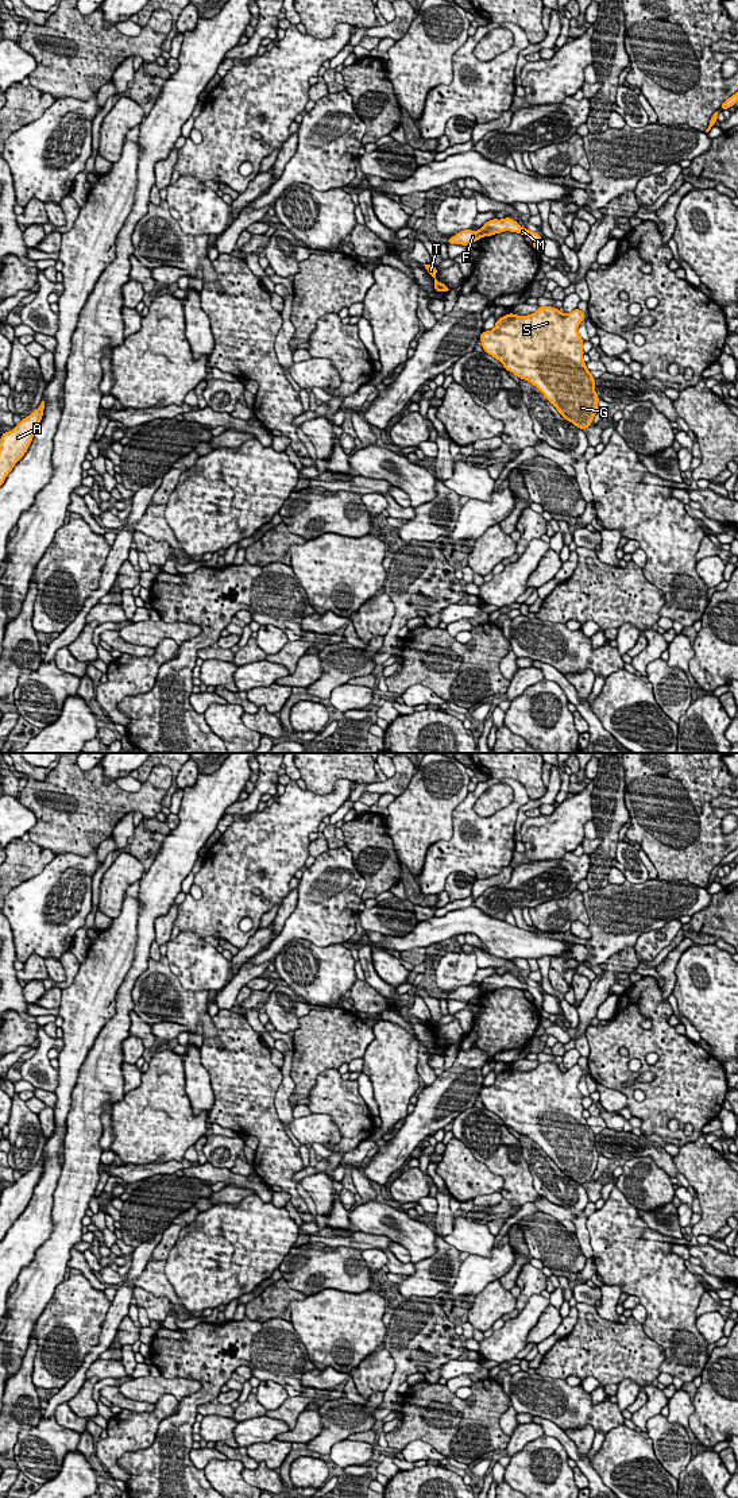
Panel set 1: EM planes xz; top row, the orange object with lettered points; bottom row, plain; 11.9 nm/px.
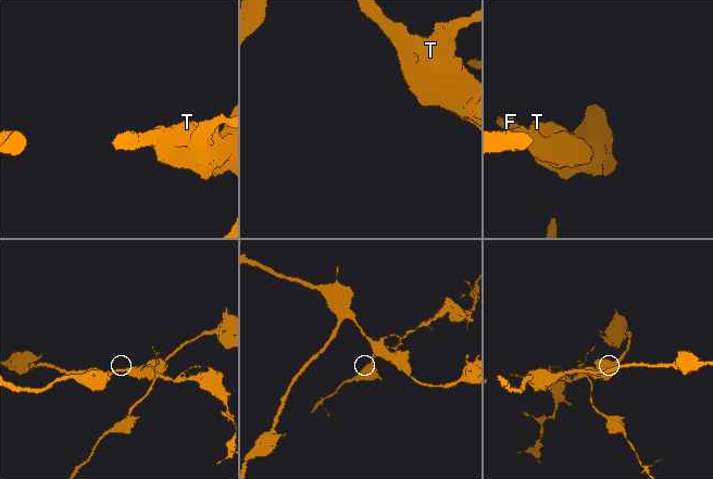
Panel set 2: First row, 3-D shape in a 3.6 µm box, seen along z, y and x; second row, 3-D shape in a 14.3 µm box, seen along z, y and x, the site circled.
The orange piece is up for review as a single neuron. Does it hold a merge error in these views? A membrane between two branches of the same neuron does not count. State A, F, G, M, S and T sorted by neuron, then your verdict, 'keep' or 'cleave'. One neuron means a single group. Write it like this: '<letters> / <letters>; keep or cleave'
A F G S T / M; cleave

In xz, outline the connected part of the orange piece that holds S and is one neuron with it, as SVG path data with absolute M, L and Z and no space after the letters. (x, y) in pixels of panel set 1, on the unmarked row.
M540 1062L528 1072L509 1069L498 1074L495 1082L479 1093L486 1109L499 1116L506 1127L536 1142L567 1177L580 1185L592 1180L599 1158L595 1134L583 1117L584 1096L577 1089L586 1073L577 1063L561 1069L553 1062Z

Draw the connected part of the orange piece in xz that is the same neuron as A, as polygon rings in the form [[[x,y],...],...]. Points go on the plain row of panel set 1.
[[[45,1157],[30,1171],[23,1174],[9,1188],[0,1193],[0,1242],[4,1239],[13,1221],[24,1212],[31,1201],[34,1188],[43,1173]]]

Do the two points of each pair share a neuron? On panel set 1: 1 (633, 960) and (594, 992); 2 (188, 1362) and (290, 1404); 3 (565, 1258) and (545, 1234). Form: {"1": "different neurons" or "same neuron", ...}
{"1": "same neuron", "2": "different neurons", "3": "same neuron"}

